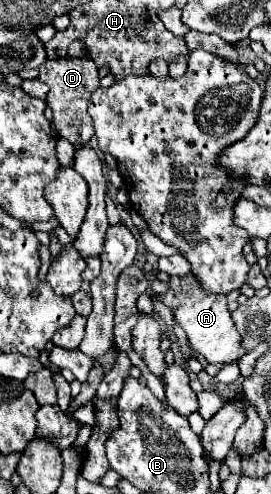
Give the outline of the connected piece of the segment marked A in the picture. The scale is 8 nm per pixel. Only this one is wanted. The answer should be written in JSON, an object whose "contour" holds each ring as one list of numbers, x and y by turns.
{"contour":[[192,272,186,276,172,276,168,292,158,298,172,310,190,344,204,356,208,364,234,364,244,354,248,354,248,350,242,348,242,336,234,326,230,310,226,308,226,294,204,292]]}

